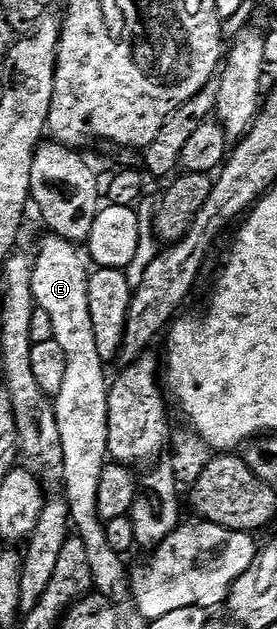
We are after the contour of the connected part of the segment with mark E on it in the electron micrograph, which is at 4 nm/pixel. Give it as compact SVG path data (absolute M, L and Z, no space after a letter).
M44 234L44 237L40 240L40 245L34 248L34 255L32 257L32 273L30 274L30 288L32 290L32 299L35 307L46 310L46 315L50 318L50 326L52 327L52 339L58 342L58 346L62 346L62 350L66 354L66 371L64 371L62 377L62 386L58 386L58 390L51 397L52 409L54 410L54 418L56 419L56 425L58 426L58 438L60 439L60 445L62 446L62 462L60 463L58 472L59 475L64 475L64 492L62 492L62 498L68 504L68 518L71 527L74 529L75 535L82 538L82 542L86 546L86 555L90 558L90 574L92 575L92 583L95 591L102 593L104 596L108 596L112 599L113 604L120 606L123 605L123 600L127 601L130 596L130 580L126 575L126 568L124 572L124 564L122 561L121 553L115 552L109 542L106 540L106 534L104 533L105 521L100 519L98 510L96 509L96 499L98 498L98 478L102 474L104 465L106 463L107 452L107 394L109 387L109 377L104 377L104 368L106 368L106 362L98 354L98 342L94 342L94 325L90 322L90 302L88 301L88 273L89 269L84 268L84 262L86 264L85 257L82 255L75 243L71 240L67 240L65 236L53 236L51 234Z

